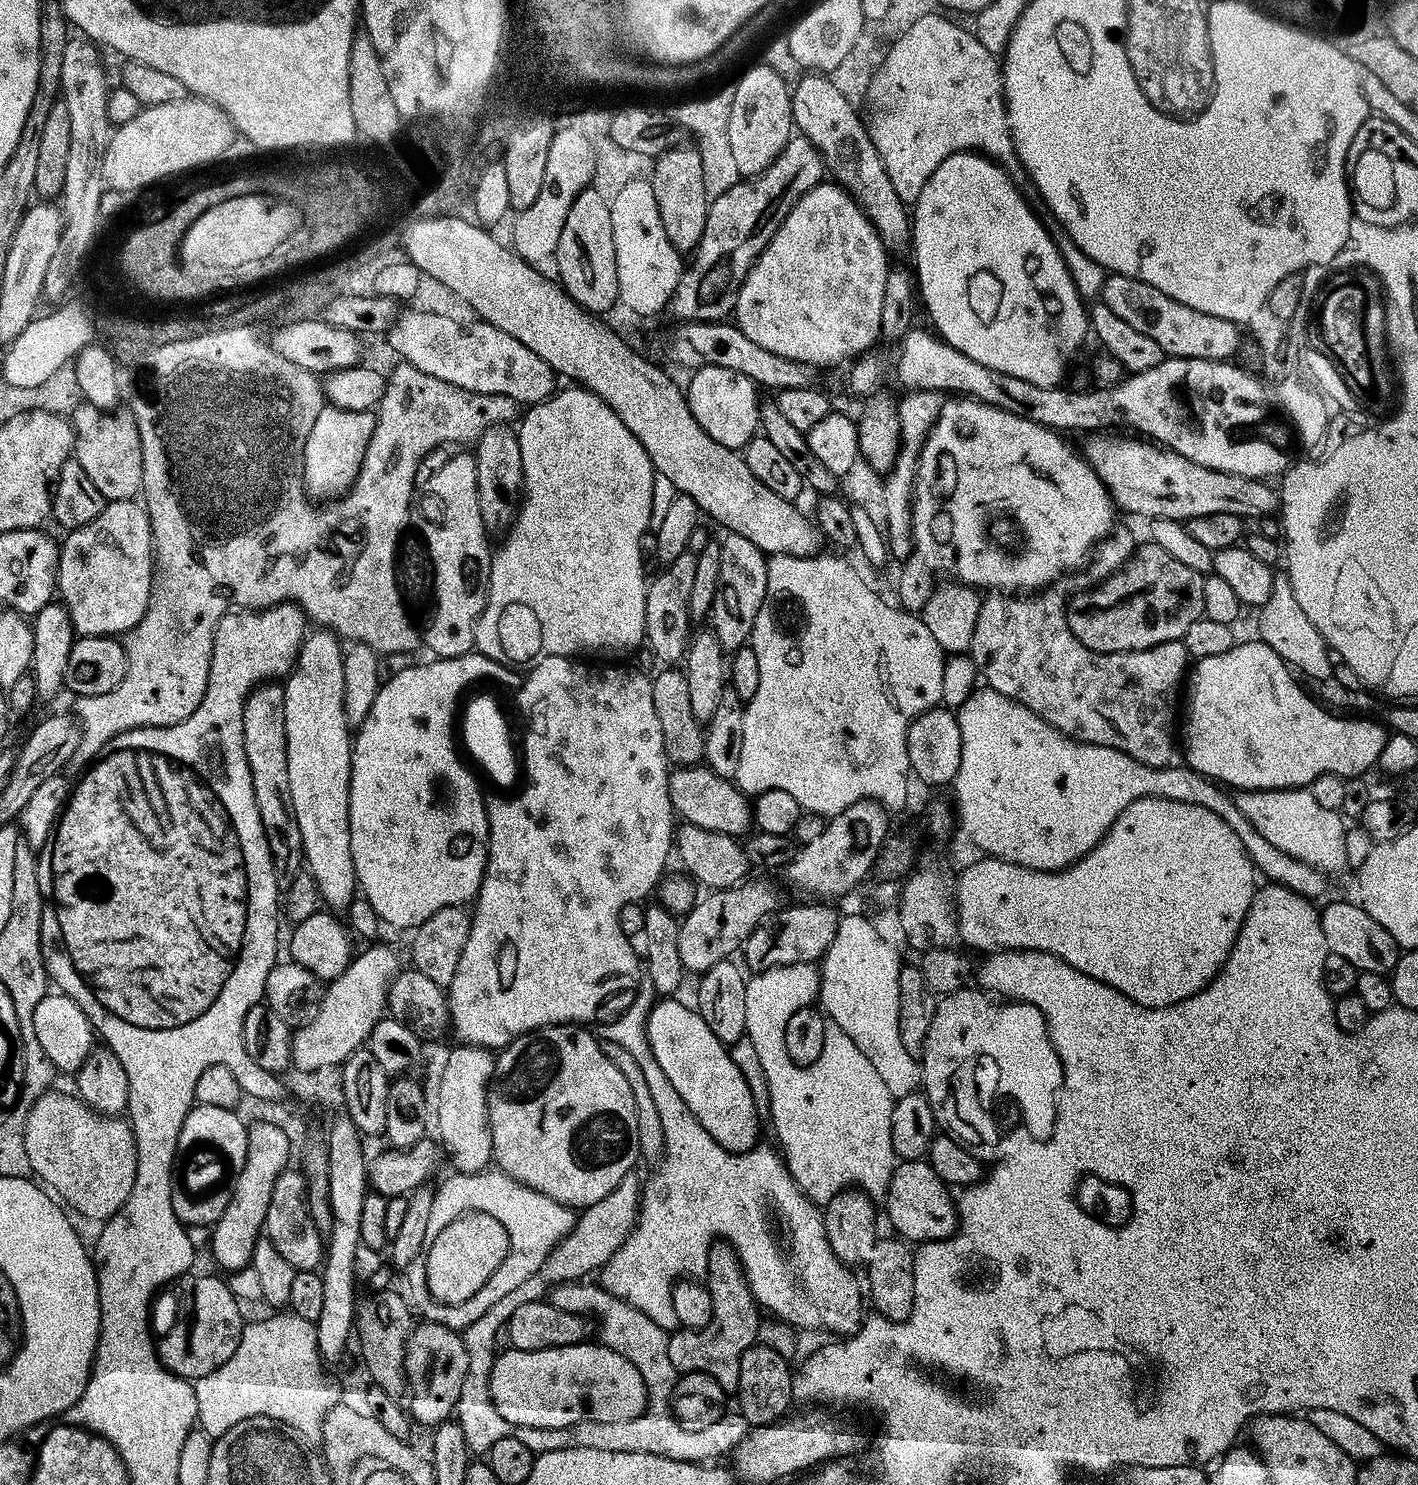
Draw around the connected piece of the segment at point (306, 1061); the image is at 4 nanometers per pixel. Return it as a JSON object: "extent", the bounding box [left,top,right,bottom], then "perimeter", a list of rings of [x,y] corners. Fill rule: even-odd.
{"extent":[291,943,402,1072],"perimeter":[[[378,943],[353,955],[348,969],[323,989],[320,1005],[312,1018],[293,1031],[291,1067],[295,1071],[312,1072],[319,1067],[343,1065],[345,1060],[361,1051],[377,1022],[385,1019],[388,988],[401,971],[402,964],[394,949]]]}

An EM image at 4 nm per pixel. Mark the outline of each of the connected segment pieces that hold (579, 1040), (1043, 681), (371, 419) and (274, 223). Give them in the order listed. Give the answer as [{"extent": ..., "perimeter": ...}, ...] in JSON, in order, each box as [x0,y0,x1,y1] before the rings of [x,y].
[{"extent":[488,1024,641,1210],"perimeter":[[[552,1024],[549,1028],[529,1032],[513,1040],[507,1048],[499,1049],[496,1056],[496,1068],[492,1071],[492,1083],[488,1086],[488,1125],[492,1135],[492,1158],[495,1167],[505,1172],[510,1178],[530,1186],[530,1190],[538,1190],[538,1194],[546,1194],[546,1198],[554,1198],[559,1204],[567,1204],[573,1210],[583,1210],[594,1202],[602,1202],[610,1190],[614,1190],[626,1178],[626,1174],[637,1166],[636,1160],[641,1159],[640,1143],[638,1142],[638,1114],[634,1106],[634,1090],[630,1090],[630,1082],[622,1075],[622,1070],[610,1062],[604,1053],[604,1045],[588,1033],[584,1026],[571,1024]]]},{"extent":[970,590,1190,767],"perimeter":[[[1044,590],[1039,594],[1025,595],[1023,598],[1013,598],[1008,594],[988,594],[988,596],[983,597],[978,614],[978,626],[974,626],[974,638],[970,649],[972,661],[976,664],[983,683],[989,688],[998,690],[998,694],[1006,694],[1006,698],[1016,700],[1022,706],[1034,710],[1034,714],[1038,714],[1046,723],[1054,726],[1059,735],[1069,736],[1072,740],[1079,740],[1081,744],[1113,748],[1146,766],[1169,767],[1171,760],[1168,759],[1172,756],[1172,743],[1175,740],[1177,743],[1178,740],[1177,725],[1176,728],[1172,725],[1176,720],[1176,687],[1179,686],[1180,679],[1182,679],[1182,684],[1190,668],[1190,657],[1187,650],[1184,649],[1183,643],[1179,640],[1171,640],[1137,652],[1095,652],[1086,646],[1082,646],[1082,642],[1078,642],[1078,638],[1074,638],[1074,634],[1068,625],[1065,597],[1062,598],[1058,593],[1052,591],[1056,590]]]},{"extent":[302,406,376,490],"perimeter":[[[325,406],[318,418],[314,418],[314,427],[310,429],[310,438],[302,453],[302,475],[309,488],[341,488],[347,490],[358,478],[362,462],[366,458],[366,446],[376,429],[376,417],[372,412],[351,412]]]},{"extent":[179,195,297,270],"perimeter":[[[267,195],[230,198],[212,206],[188,228],[180,242],[179,259],[188,266],[209,264],[212,270],[230,270],[242,262],[266,258],[297,231],[296,212],[291,206]]]}]

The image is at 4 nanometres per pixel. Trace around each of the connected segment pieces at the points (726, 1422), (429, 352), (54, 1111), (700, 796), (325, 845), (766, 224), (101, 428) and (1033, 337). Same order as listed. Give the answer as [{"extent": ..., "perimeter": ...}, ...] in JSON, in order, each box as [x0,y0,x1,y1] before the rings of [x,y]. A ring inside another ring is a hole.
[{"extent":[550,1282,750,1464],"perimeter":[[[596,1282],[557,1284],[551,1289],[550,1303],[555,1308],[561,1308],[567,1312],[579,1312],[585,1318],[591,1317],[590,1315],[597,1316],[600,1319],[599,1343],[605,1344],[610,1350],[634,1362],[634,1366],[638,1366],[638,1374],[642,1374],[642,1382],[646,1382],[648,1391],[648,1407],[636,1418],[609,1424],[588,1420],[577,1424],[574,1429],[574,1440],[579,1447],[630,1454],[658,1454],[662,1458],[674,1458],[682,1462],[699,1464],[715,1461],[717,1459],[715,1456],[727,1457],[740,1445],[740,1439],[748,1435],[750,1426],[736,1410],[725,1411],[720,1418],[720,1423],[709,1428],[702,1430],[683,1428],[680,1421],[672,1415],[670,1403],[678,1373],[674,1362],[670,1362],[669,1333],[662,1326],[658,1326],[658,1322],[646,1318],[642,1310],[630,1306],[617,1296],[610,1295]]]},{"extent":[386,310,557,406],"perimeter":[[[408,310],[401,311],[392,321],[391,328],[386,333],[388,344],[400,355],[403,363],[422,370],[422,374],[430,374],[434,378],[442,378],[442,382],[450,382],[450,386],[462,386],[462,390],[470,390],[478,394],[494,394],[509,396],[520,406],[540,404],[557,391],[557,373],[530,346],[522,346],[518,338],[506,334],[506,330],[498,330],[498,326],[489,324],[487,320],[477,318],[474,322],[457,323],[456,320],[444,315],[428,314]]]},{"extent":[24,1091,138,1222],"perimeter":[[[56,1091],[44,1092],[28,1109],[24,1141],[26,1154],[30,1154],[32,1171],[73,1213],[81,1212],[86,1219],[97,1220],[97,1222],[109,1220],[126,1202],[134,1186],[138,1158],[132,1125],[124,1118],[108,1118],[103,1121],[104,1128],[88,1128],[94,1119],[92,1109],[75,1095],[67,1096],[64,1092]]]},{"extent":[668,766,753,838],"perimeter":[[[707,766],[673,767],[668,778],[668,793],[675,815],[683,823],[702,826],[702,830],[714,830],[737,838],[743,837],[753,827],[749,797],[731,779],[717,775]]]},{"extent":[284,628,358,914],"perimeter":[[[318,628],[315,631],[305,637],[299,658],[284,682],[287,774],[307,871],[325,907],[342,914],[358,892],[349,828],[352,732],[345,718],[341,641],[330,630]]]},{"extent":[670,134,826,322],"perimeter":[[[793,134],[785,144],[785,148],[770,162],[766,170],[756,176],[737,179],[729,183],[720,197],[713,199],[708,205],[706,226],[702,230],[700,243],[694,249],[692,261],[687,261],[681,271],[680,281],[674,290],[670,301],[670,312],[673,312],[680,322],[700,320],[703,322],[720,322],[733,315],[736,306],[736,295],[741,282],[754,266],[754,262],[762,254],[762,250],[774,238],[778,226],[790,214],[790,210],[808,193],[811,188],[825,179],[826,169],[820,151],[801,134]]]},{"extent":[70,402,142,501],"perimeter":[[[81,402],[70,416],[74,437],[74,459],[86,470],[86,475],[98,486],[105,501],[130,500],[141,495],[142,446],[136,429],[136,421],[131,415],[112,416],[111,411],[96,408],[93,404]]]},{"extent":[910,152,1090,388],"perimeter":[[[978,152],[950,154],[950,158],[946,158],[946,162],[942,162],[942,166],[938,166],[938,170],[930,174],[930,178],[926,178],[926,186],[922,186],[915,204],[910,208],[910,252],[916,255],[914,280],[918,285],[919,299],[924,299],[924,308],[932,319],[931,327],[940,339],[954,346],[954,350],[966,354],[966,358],[974,358],[974,362],[982,362],[982,366],[990,366],[990,370],[1022,378],[1022,382],[1058,388],[1065,383],[1064,375],[1068,372],[1068,363],[1079,354],[1084,339],[1090,336],[1090,312],[1085,301],[1080,299],[1078,290],[1070,278],[1070,270],[1066,270],[1066,262],[1062,262],[1062,254],[1058,254],[1051,231],[1047,227],[1044,229],[1043,222],[1032,213],[1031,206],[1024,201],[1024,196],[1019,190],[1021,189],[995,160]]]}]

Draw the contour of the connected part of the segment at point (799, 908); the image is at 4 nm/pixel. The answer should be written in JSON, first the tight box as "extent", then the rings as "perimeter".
{"extent":[742,902,841,973],"perimeter":[[[824,902],[808,903],[812,904],[781,907],[753,930],[742,949],[742,957],[752,967],[753,973],[765,972],[778,966],[816,964],[823,961],[830,942],[834,942],[836,937],[841,913],[835,912],[832,906]]]}

